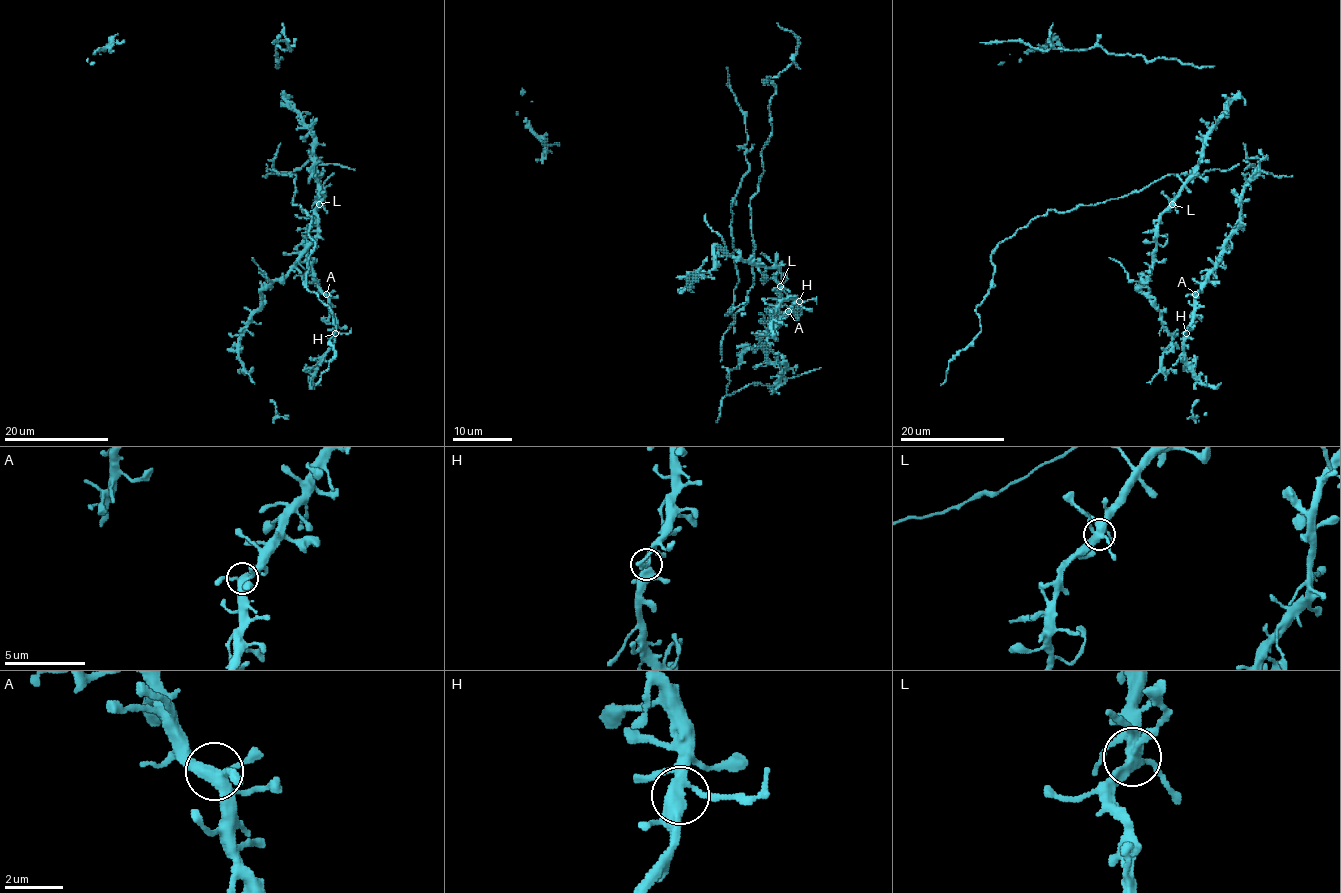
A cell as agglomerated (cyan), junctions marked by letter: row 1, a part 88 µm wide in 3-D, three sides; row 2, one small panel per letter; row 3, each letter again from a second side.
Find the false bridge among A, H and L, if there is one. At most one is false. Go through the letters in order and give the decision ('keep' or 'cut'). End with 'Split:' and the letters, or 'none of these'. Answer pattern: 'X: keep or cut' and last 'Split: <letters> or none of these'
A: keep
H: keep
L: keep
Split: none of these

